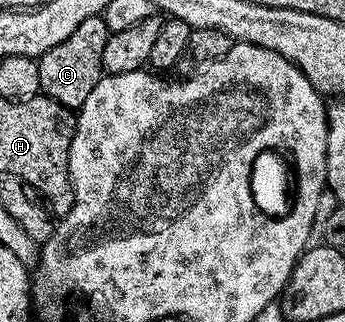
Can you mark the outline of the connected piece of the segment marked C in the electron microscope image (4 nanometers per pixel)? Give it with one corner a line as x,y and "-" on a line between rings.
102,16
85,18
65,42
53,46
39,61
39,90
42,95
55,100
63,108
77,110
89,98
93,86
105,75
103,70
103,51
109,33

